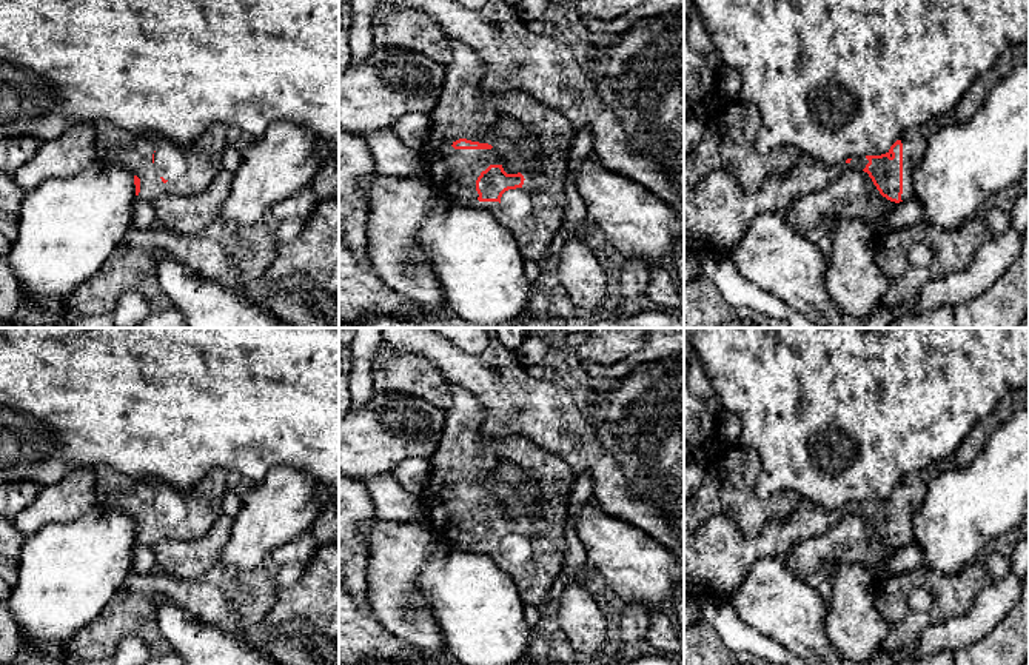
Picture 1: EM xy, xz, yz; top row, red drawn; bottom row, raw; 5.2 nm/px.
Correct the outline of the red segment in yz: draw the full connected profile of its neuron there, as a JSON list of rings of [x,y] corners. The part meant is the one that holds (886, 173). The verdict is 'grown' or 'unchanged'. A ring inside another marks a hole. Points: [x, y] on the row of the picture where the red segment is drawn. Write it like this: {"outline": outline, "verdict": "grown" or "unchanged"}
{"outline": [[[1029,43],[1001,52],[954,109],[904,132],[886,154],[853,157],[829,166],[803,152],[790,171],[770,174],[755,192],[744,192],[735,177],[722,169],[710,172],[698,186],[684,188],[684,239],[695,240],[692,249],[696,254],[730,254],[753,217],[784,214],[796,199],[835,183],[847,169],[867,172],[880,194],[890,202],[915,199],[915,168],[929,139],[944,126],[969,120],[994,86],[1021,62],[1029,62]]], "verdict": "grown"}

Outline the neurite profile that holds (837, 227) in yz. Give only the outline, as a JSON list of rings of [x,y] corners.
[[[838,217],[830,222],[832,254],[826,286],[841,312],[866,320],[883,305],[892,280],[875,262],[870,225]]]

